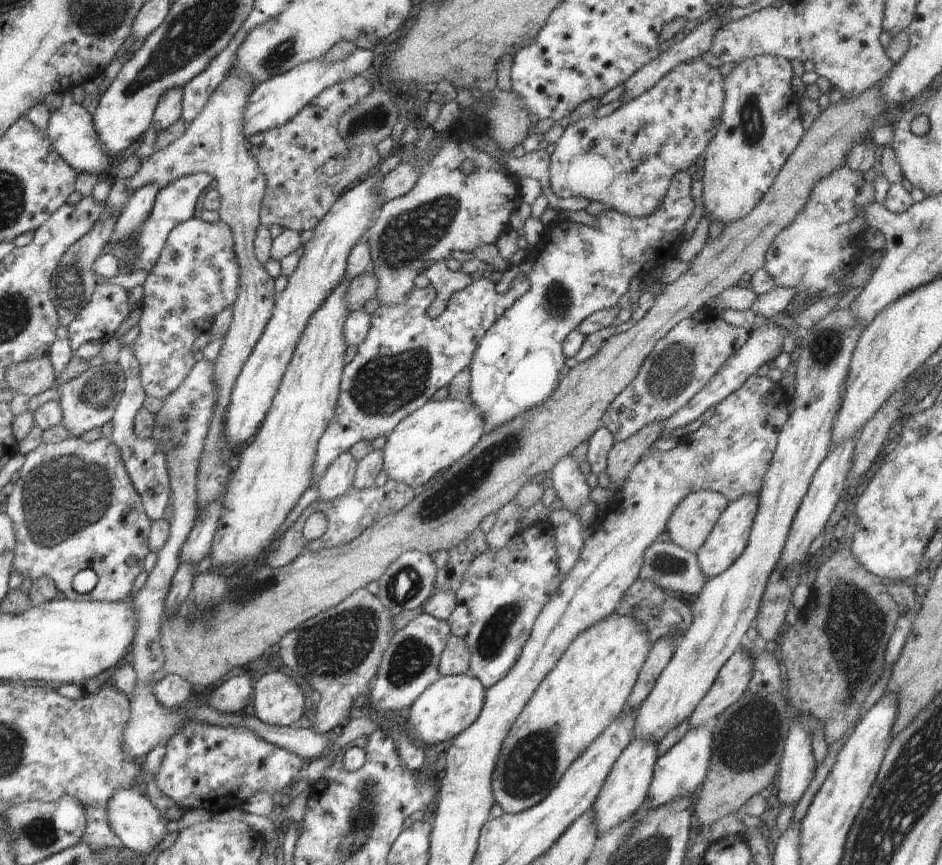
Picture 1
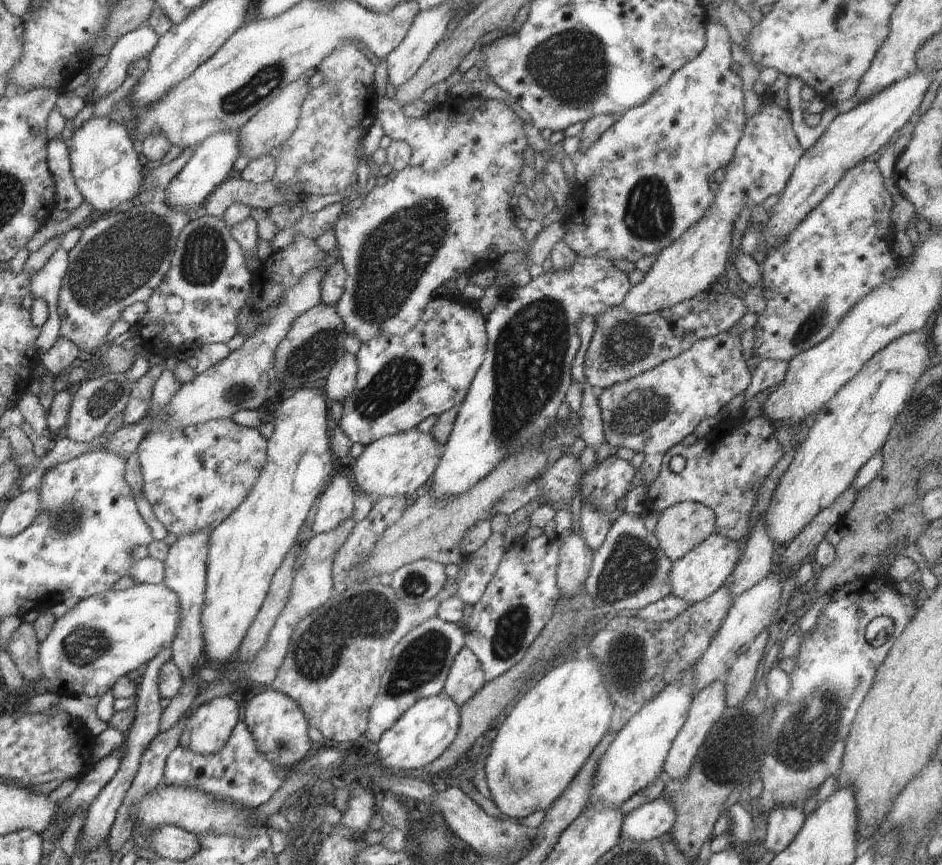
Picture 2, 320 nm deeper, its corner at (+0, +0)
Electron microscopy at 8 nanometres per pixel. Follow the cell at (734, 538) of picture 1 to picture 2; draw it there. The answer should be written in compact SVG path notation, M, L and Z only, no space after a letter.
M712 533L702 544L694 547L681 559L672 563L669 574L670 595L678 597L689 605L708 600L708 596L716 590L725 588L740 558L741 550L737 541Z

